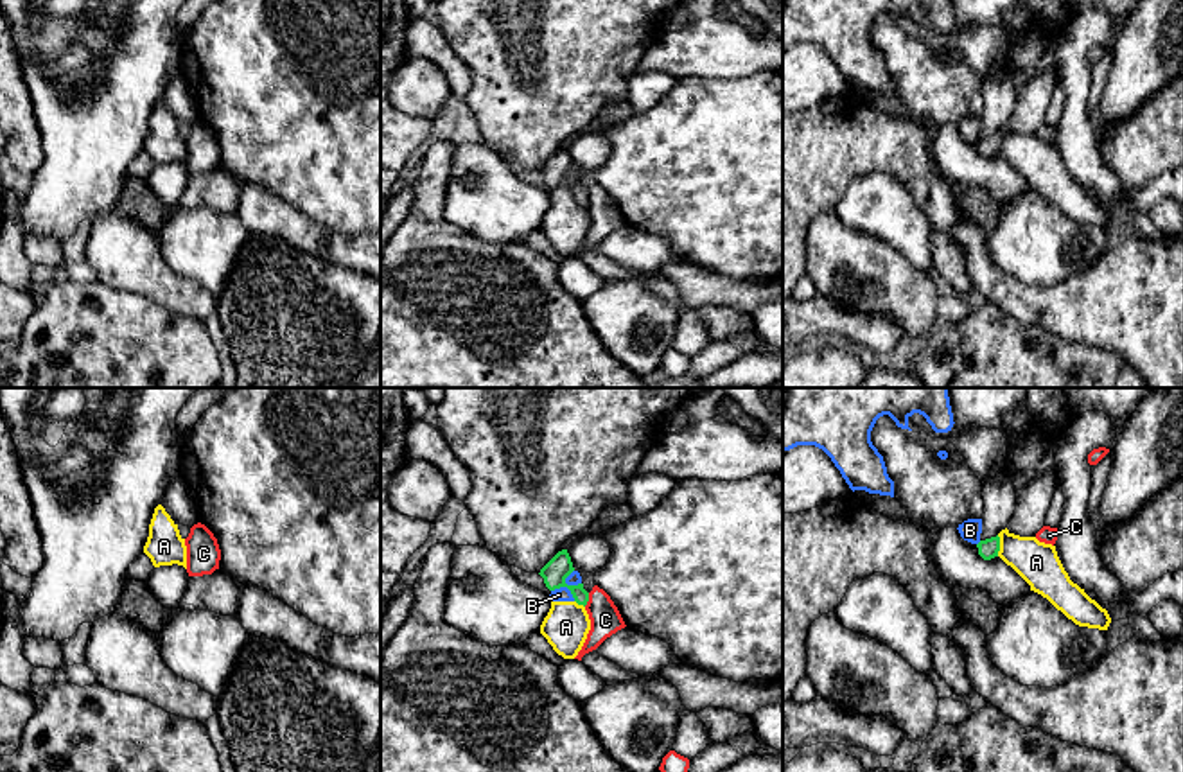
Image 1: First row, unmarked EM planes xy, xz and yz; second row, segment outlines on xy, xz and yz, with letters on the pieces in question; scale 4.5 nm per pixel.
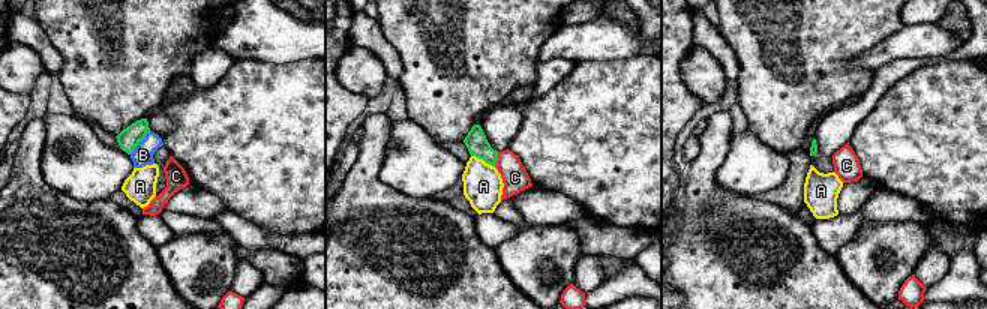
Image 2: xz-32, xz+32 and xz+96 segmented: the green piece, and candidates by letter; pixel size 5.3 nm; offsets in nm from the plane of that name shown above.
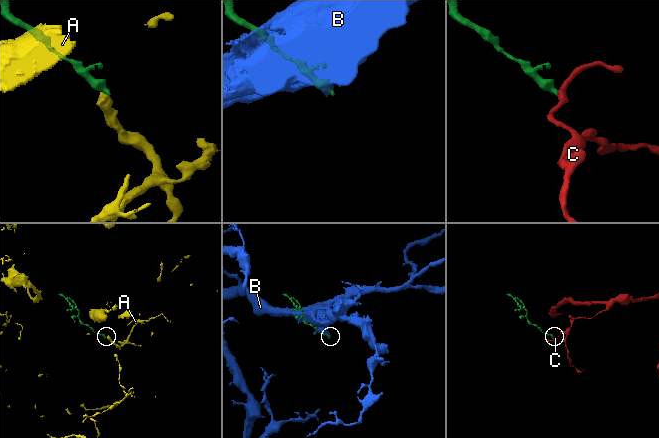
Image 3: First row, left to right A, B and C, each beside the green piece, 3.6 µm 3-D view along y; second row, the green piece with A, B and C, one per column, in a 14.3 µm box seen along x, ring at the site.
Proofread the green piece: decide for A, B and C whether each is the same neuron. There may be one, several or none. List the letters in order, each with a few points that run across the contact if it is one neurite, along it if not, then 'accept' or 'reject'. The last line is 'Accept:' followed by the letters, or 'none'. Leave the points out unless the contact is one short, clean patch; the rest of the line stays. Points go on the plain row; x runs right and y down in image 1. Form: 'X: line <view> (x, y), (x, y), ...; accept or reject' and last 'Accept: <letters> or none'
A: line yz (997, 133), (998, 153); reject
B: reject
C: line xz (589, 191), (589, 198), (584, 203); reject
Accept: none

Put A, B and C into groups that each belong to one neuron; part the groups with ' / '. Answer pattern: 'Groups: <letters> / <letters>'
Groups: A B / C

